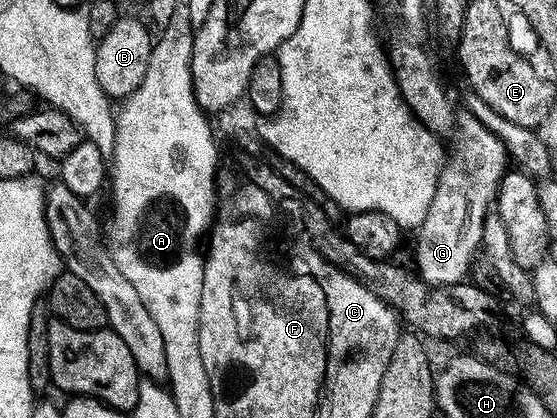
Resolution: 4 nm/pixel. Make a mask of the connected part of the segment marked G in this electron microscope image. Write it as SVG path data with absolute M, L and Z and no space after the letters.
M464 111L455 116L455 127L452 131L455 136L452 145L452 159L447 162L439 177L439 185L433 196L432 205L428 207L428 215L417 230L418 236L418 266L417 272L423 281L431 287L445 287L456 285L467 280L470 273L470 264L474 256L483 248L482 232L485 221L492 209L492 202L498 192L498 185L508 172L509 154L503 141L491 133L473 115Z

